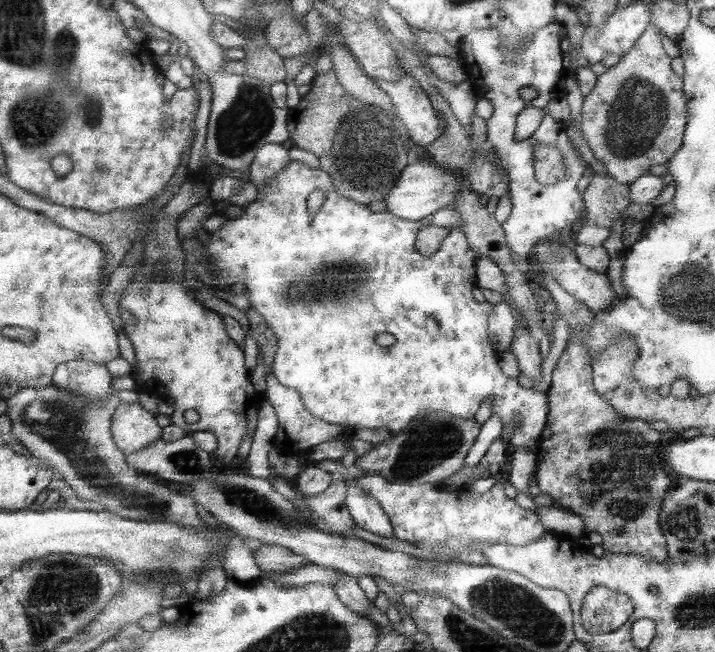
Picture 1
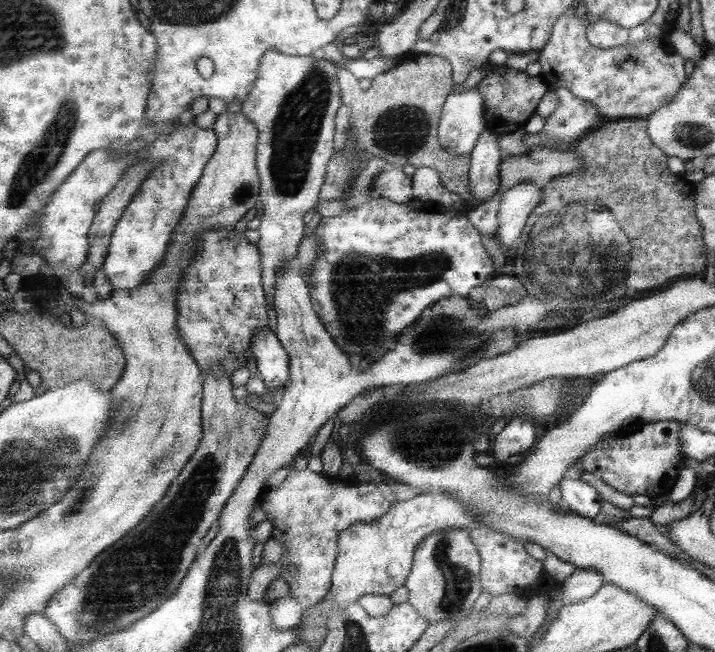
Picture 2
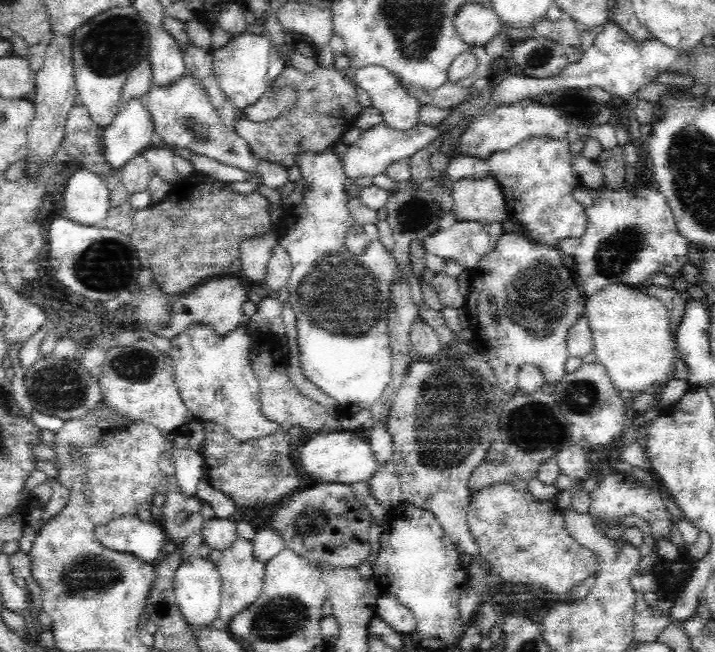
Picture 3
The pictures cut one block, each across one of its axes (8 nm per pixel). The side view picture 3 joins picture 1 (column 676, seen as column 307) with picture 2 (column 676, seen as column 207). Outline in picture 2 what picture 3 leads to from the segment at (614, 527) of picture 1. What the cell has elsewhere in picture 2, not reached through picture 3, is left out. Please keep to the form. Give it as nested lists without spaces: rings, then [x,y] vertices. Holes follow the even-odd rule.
[[[659,422],[659,424],[643,424],[639,430],[627,438],[617,440],[613,446],[599,446],[595,452],[585,456],[585,470],[601,476],[613,488],[627,494],[643,494],[651,500],[663,494],[671,494],[681,476],[681,464],[685,454],[681,452],[681,422]]]

